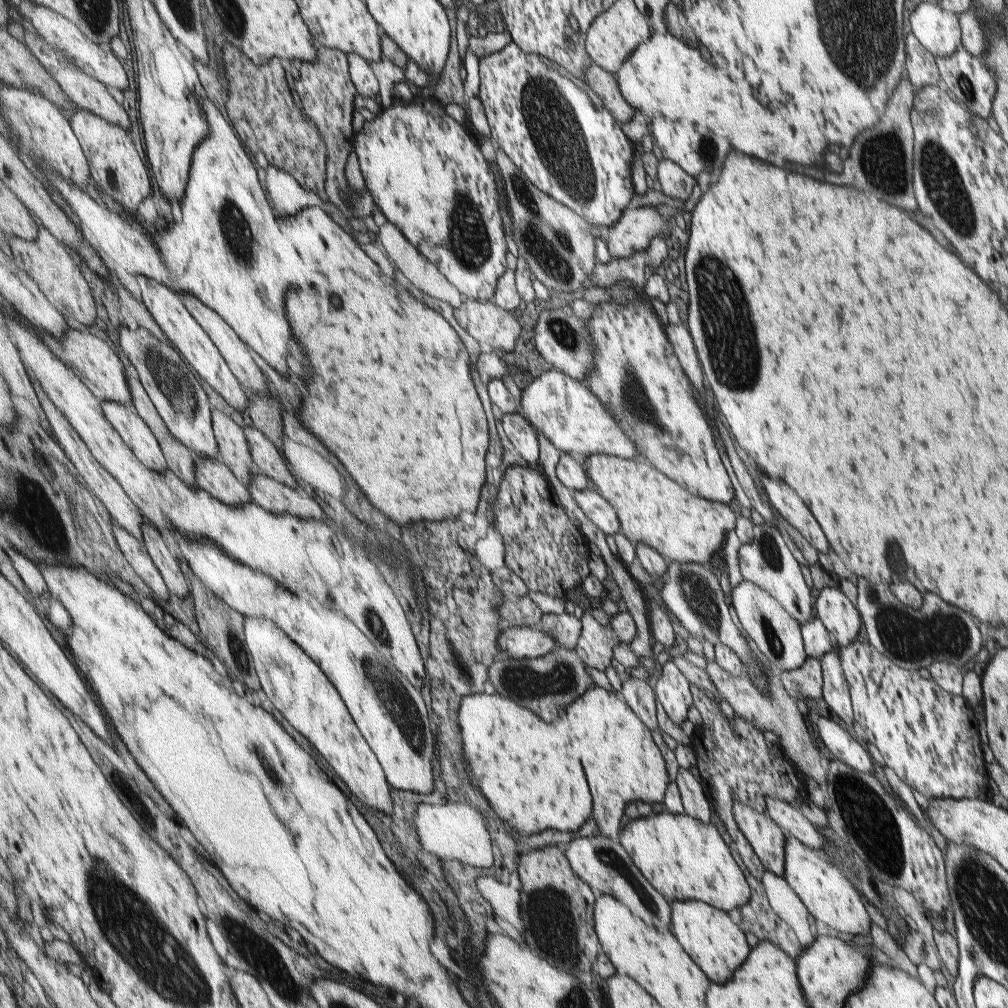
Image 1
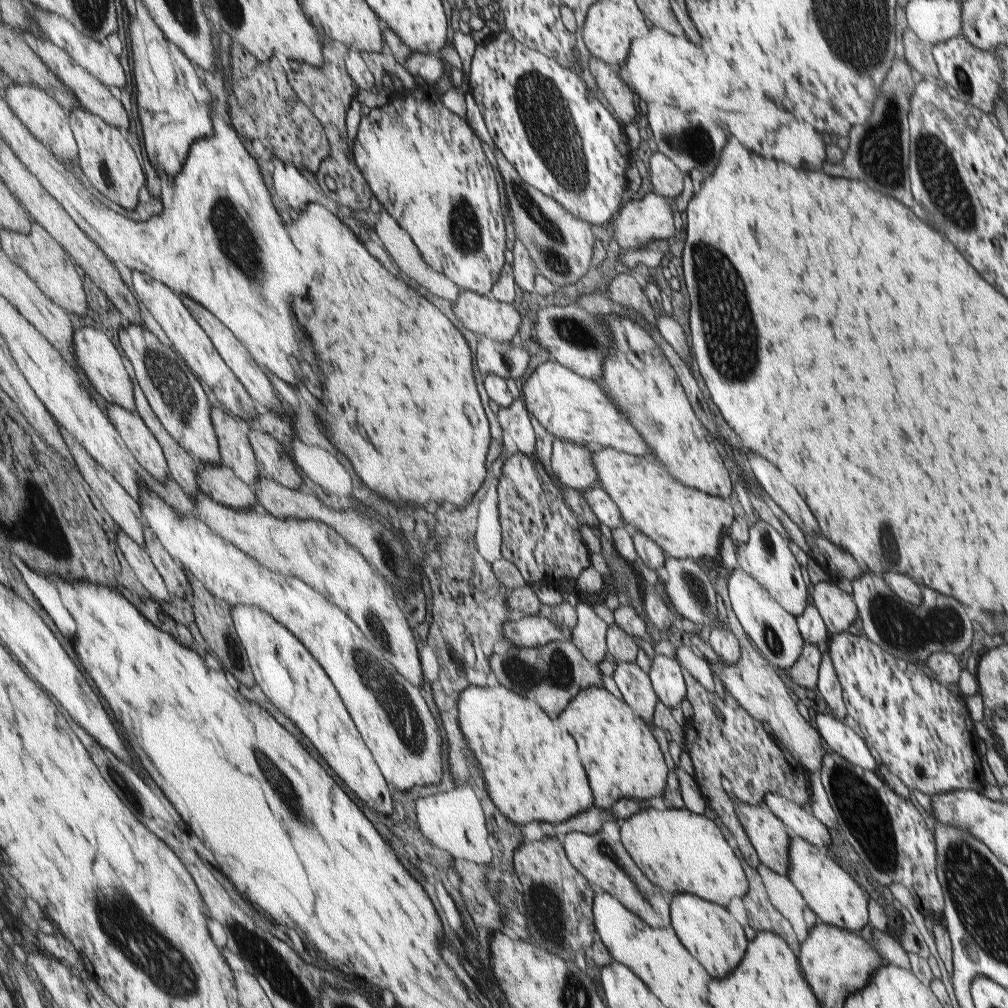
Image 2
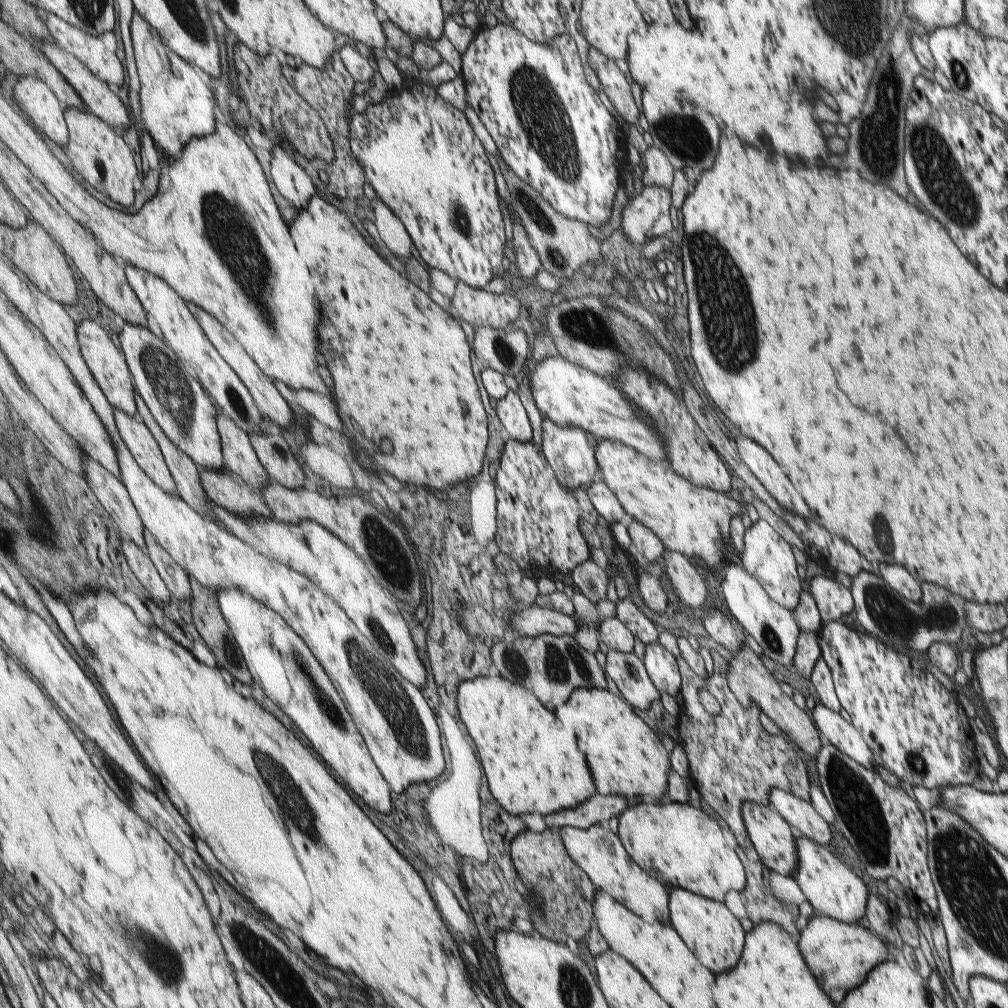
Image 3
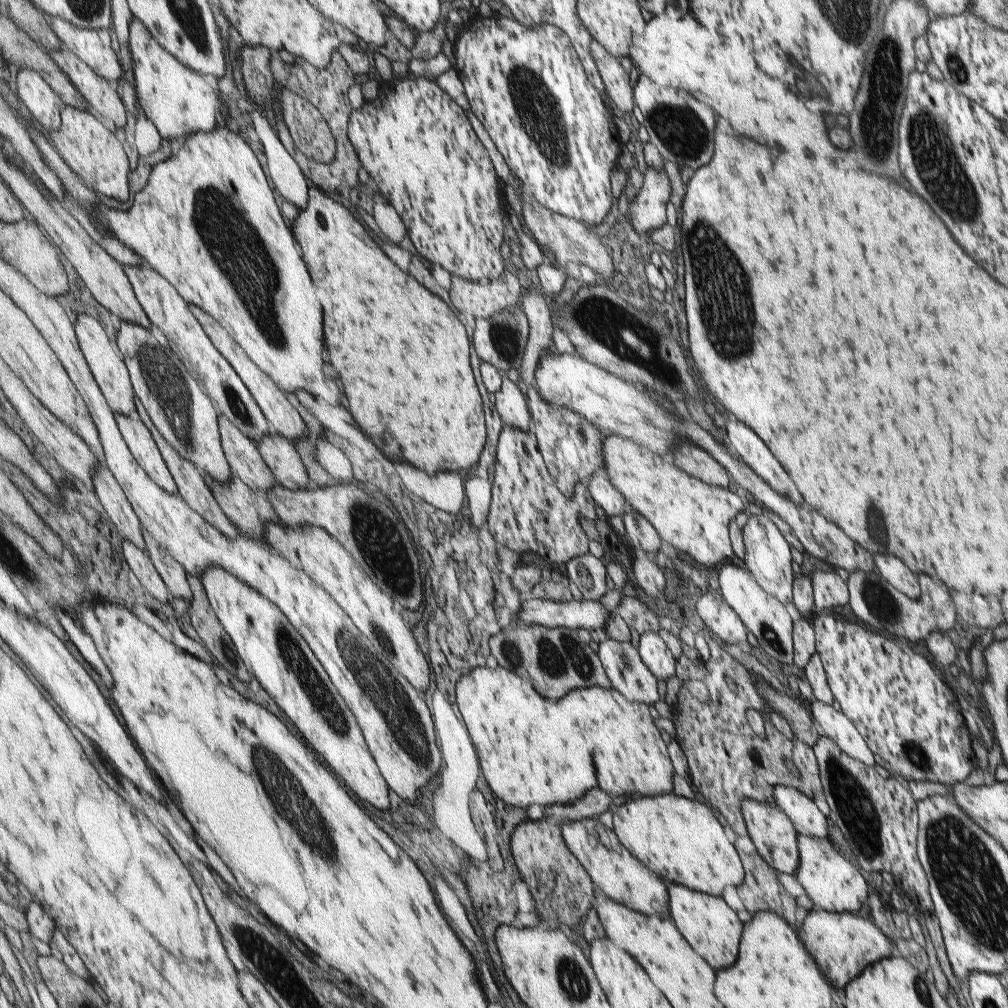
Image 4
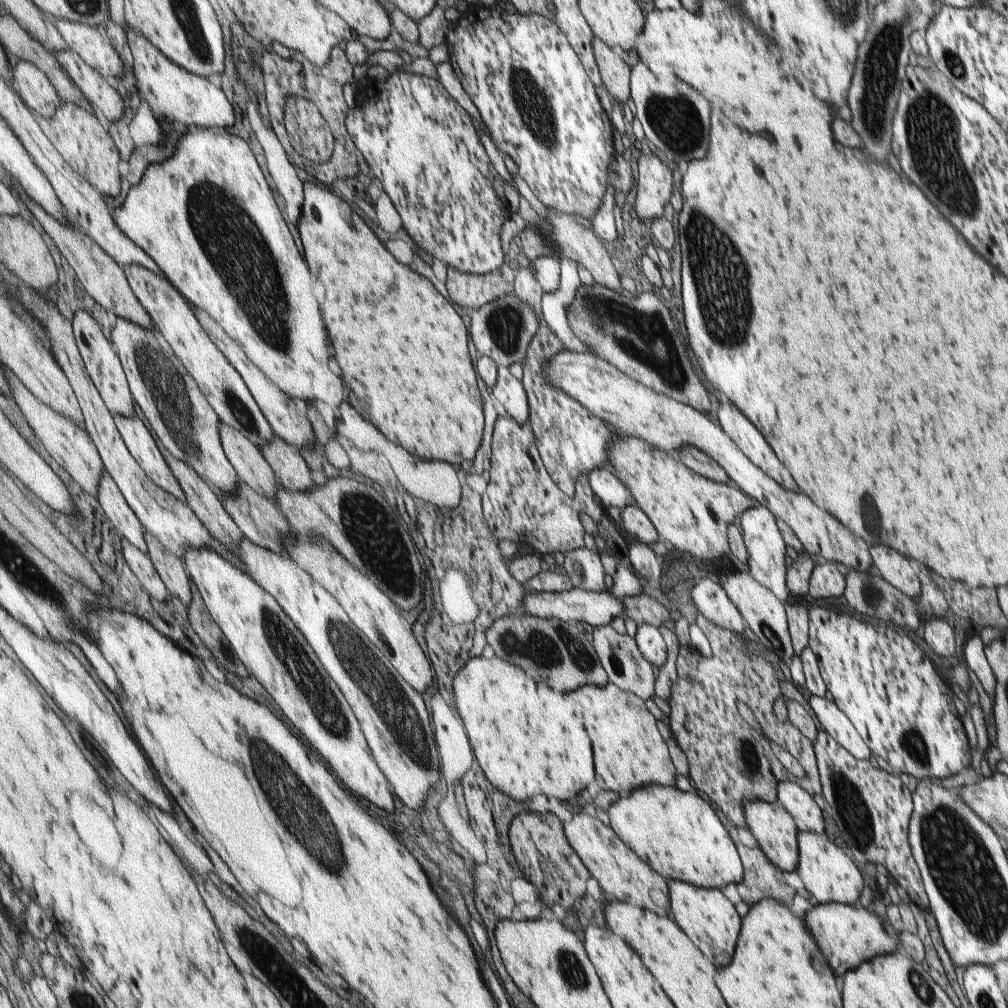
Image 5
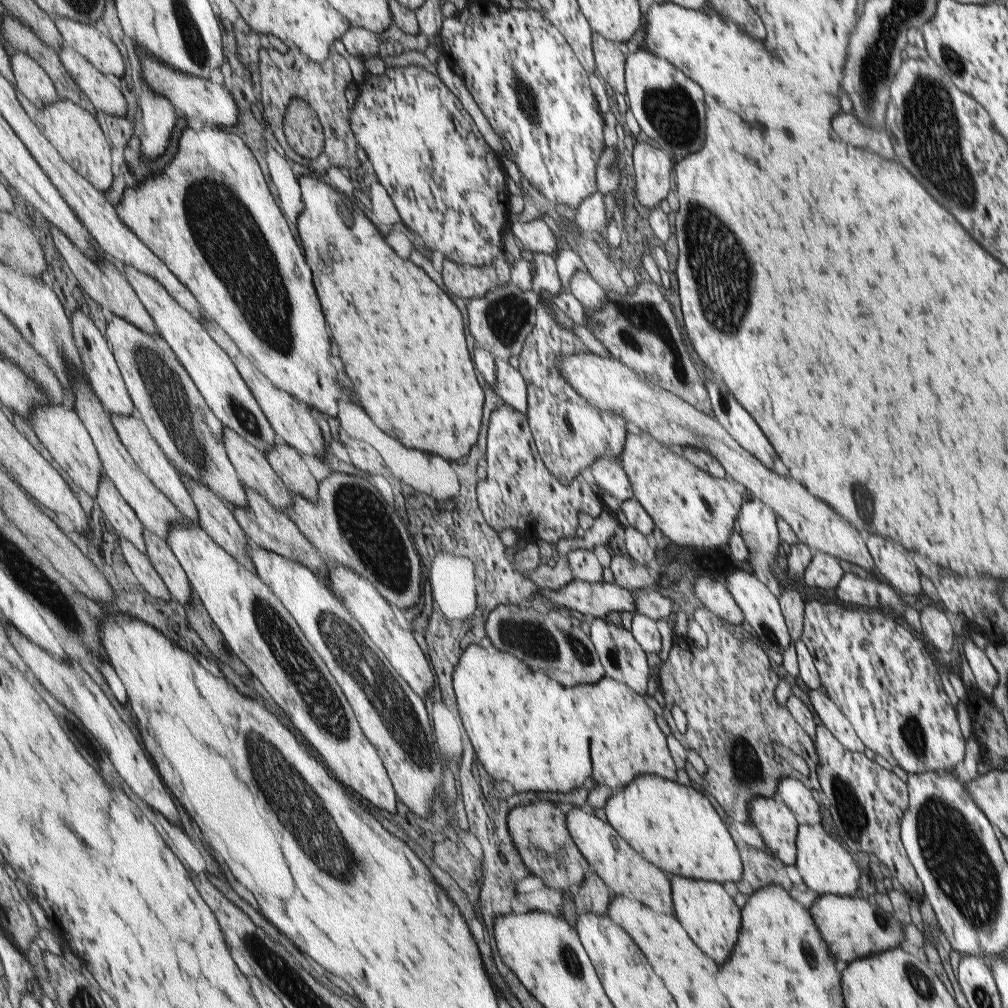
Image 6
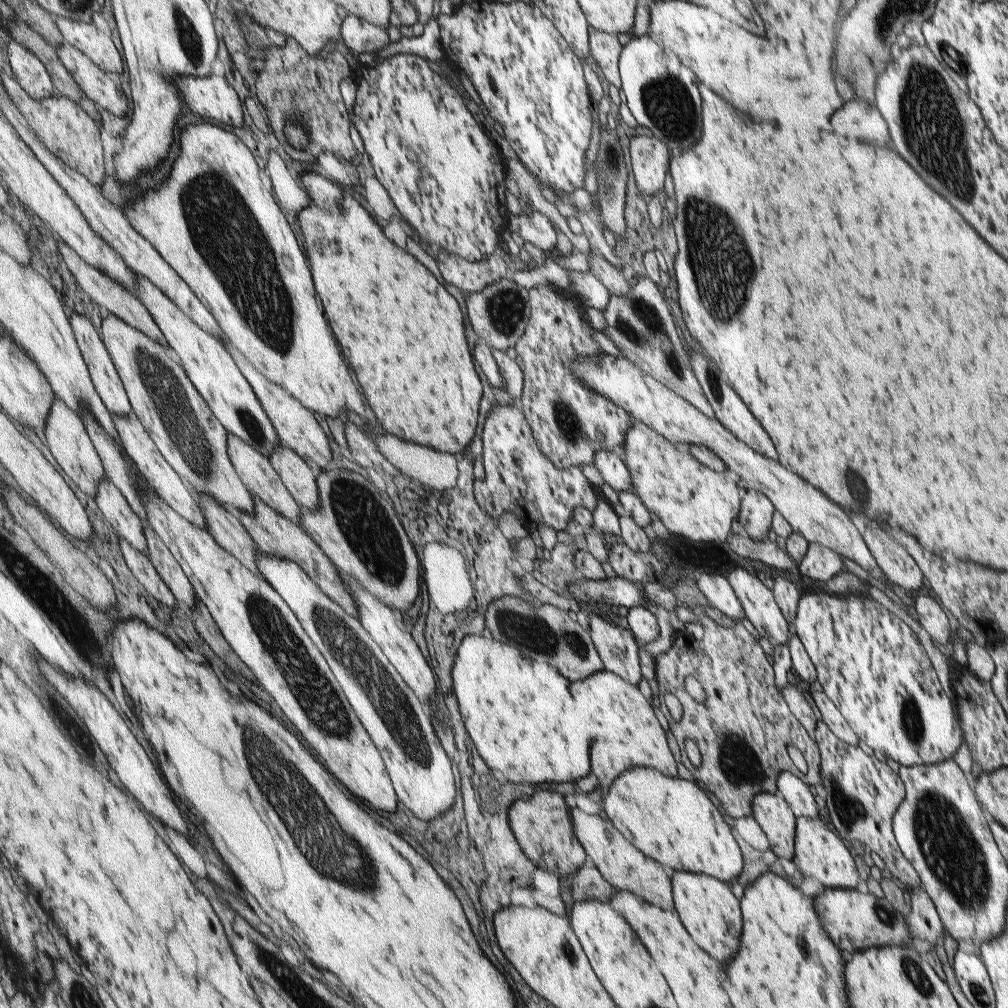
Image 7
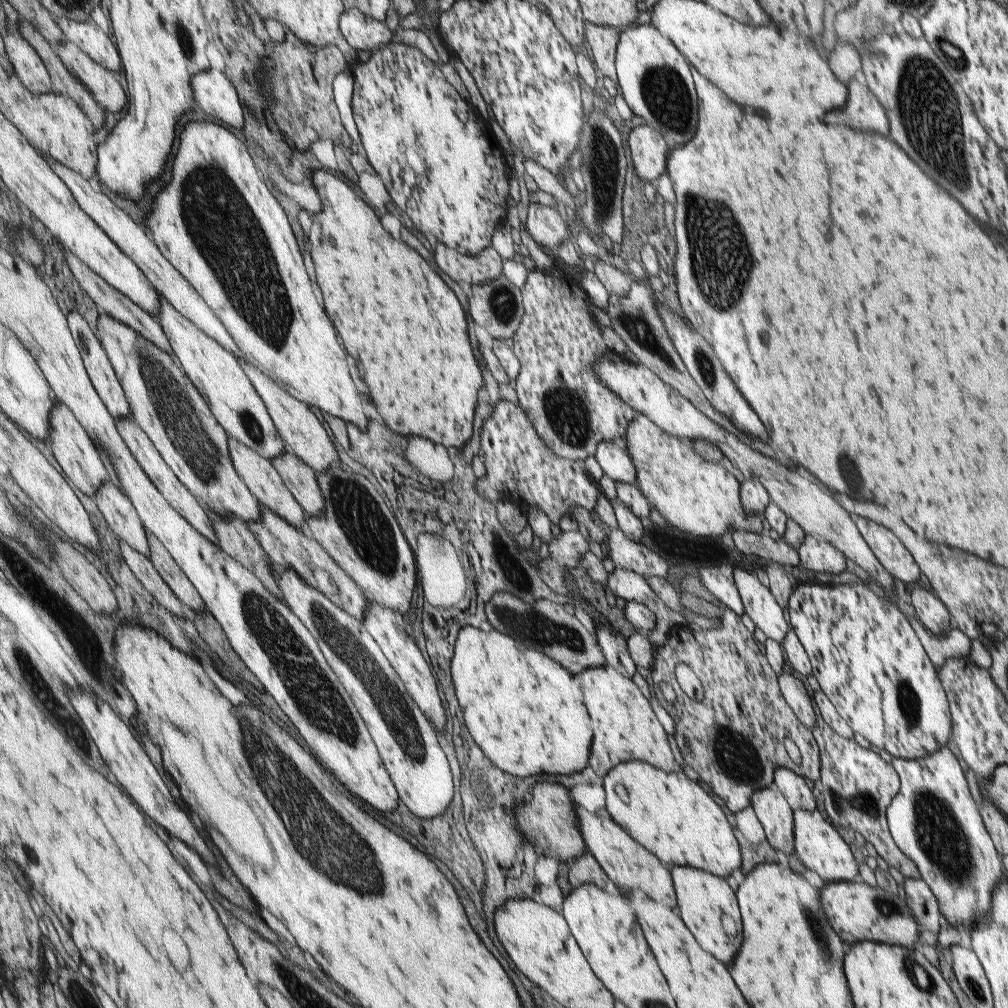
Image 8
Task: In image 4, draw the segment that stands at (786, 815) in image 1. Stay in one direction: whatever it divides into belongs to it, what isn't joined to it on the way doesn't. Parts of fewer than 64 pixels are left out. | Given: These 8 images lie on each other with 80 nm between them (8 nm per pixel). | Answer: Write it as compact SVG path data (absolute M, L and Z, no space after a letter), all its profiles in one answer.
M775 785L773 804L779 807L793 822L800 835L827 839L827 820L815 807L812 799L791 787Z

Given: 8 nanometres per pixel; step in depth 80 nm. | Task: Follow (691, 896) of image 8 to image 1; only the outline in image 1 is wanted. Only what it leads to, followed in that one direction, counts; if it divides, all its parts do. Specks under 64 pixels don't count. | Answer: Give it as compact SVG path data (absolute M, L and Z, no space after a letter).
M674 901L671 905L671 930L679 936L679 944L691 952L691 960L707 972L708 981L723 984L747 960L750 952L741 929L737 928L726 912L706 905L701 901Z

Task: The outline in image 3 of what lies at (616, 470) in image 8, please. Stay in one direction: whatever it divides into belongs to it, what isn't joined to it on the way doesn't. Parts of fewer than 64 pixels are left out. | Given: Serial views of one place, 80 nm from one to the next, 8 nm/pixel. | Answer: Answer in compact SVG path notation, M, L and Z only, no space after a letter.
M600 477L589 484L588 489L590 501L591 504L594 504L596 514L601 516L608 525L613 522L621 522L626 526L630 523L631 518L625 514L619 501L610 493Z

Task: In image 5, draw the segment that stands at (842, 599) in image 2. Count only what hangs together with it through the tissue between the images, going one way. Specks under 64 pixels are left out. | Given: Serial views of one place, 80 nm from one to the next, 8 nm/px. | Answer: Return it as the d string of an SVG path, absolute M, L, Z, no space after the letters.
M823 561L823 564L814 566L810 572L808 582L808 594L811 598L839 598L844 591L844 576L842 576L835 564L831 561Z

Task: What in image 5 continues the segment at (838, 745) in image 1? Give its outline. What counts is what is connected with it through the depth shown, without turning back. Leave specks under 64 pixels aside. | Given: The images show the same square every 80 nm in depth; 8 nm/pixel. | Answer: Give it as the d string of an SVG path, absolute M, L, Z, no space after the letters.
M811 695L809 698L809 708L813 710L817 722L821 728L854 759L867 761L870 750L849 719L837 708L837 705L830 700Z

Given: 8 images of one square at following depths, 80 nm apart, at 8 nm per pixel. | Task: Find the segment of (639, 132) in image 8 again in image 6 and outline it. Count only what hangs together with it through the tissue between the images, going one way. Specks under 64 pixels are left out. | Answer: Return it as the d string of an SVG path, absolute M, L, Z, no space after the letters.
M643 138L636 139L631 147L635 196L638 203L650 211L669 194L669 174L673 160L665 154L664 148L657 148Z

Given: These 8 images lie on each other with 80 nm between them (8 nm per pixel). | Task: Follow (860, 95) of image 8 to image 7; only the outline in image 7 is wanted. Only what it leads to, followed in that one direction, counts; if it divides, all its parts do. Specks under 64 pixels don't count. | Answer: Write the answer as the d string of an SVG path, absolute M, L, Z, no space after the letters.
M859 99L843 104L843 108L839 108L829 122L833 132L839 136L855 138L879 148L887 148L889 144L889 134L883 117L879 116L875 106L867 106L867 103L859 102Z

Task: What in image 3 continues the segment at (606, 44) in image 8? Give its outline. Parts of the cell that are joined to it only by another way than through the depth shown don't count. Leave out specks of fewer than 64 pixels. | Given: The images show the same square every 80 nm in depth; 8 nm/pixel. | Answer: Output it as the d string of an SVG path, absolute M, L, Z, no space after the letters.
M593 47L588 49L588 64L598 78L600 89L606 94L615 112L629 124L635 124L639 112L633 103L629 83L625 76L617 69L615 63L600 54Z

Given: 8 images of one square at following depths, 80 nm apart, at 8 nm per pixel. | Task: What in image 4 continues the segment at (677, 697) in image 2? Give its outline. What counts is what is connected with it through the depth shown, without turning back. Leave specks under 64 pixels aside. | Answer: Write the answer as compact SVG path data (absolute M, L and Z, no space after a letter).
M643 633L639 636L637 652L644 667L657 680L667 680L676 674L675 659L657 633Z

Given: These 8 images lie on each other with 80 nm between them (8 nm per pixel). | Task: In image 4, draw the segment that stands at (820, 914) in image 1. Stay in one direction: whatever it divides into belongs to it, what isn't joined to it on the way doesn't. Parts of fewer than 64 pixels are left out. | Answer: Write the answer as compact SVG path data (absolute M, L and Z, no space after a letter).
M799 835L797 858L798 870L794 875L811 900L813 910L857 914L857 910L867 898L867 884L861 874L833 850L827 839Z

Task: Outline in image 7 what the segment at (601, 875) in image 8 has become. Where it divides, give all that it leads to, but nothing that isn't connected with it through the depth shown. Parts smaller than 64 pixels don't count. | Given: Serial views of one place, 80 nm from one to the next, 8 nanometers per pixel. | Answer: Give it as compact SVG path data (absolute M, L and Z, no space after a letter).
M586 857L584 863L570 877L572 881L571 896L575 903L583 901L607 903L614 893L613 888L599 874L589 857Z

